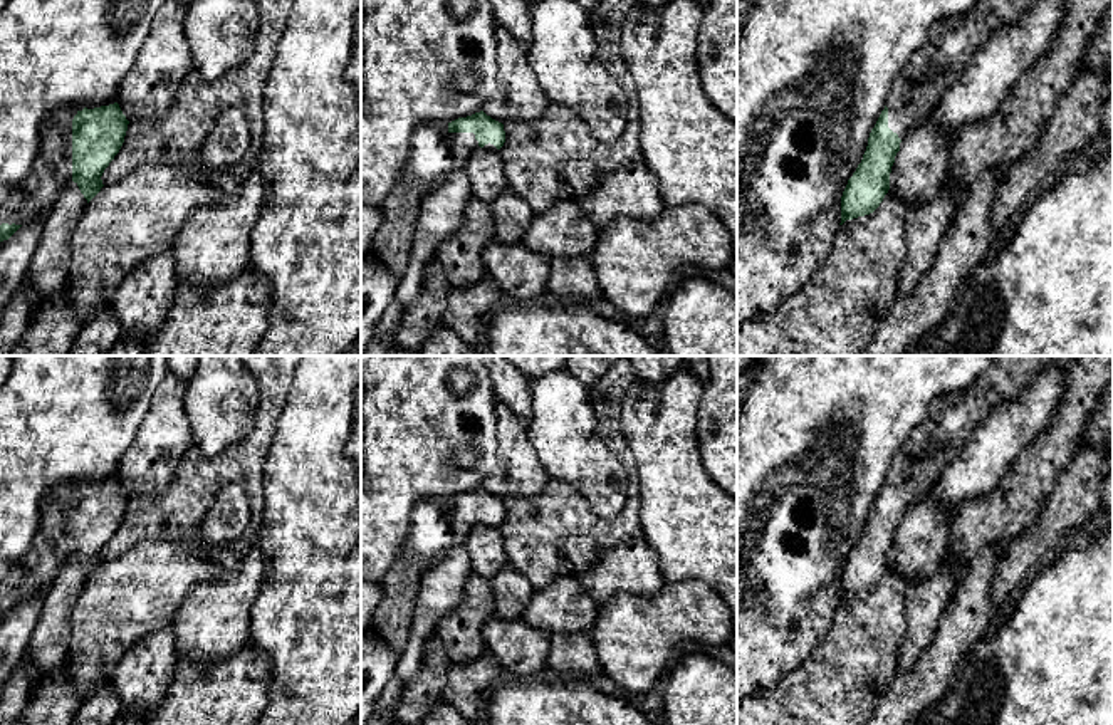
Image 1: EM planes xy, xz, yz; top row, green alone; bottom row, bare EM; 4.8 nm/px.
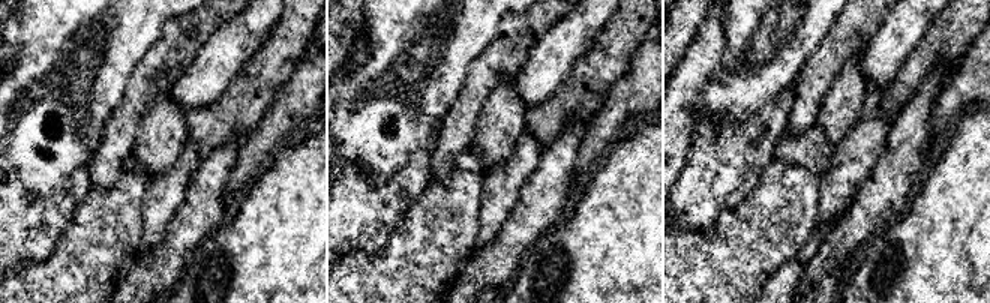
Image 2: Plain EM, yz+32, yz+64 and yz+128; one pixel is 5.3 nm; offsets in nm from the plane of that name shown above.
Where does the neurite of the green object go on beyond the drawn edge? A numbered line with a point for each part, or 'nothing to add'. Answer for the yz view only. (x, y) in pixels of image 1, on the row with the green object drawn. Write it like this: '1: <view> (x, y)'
1: yz (905, 94)

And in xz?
1: xz (462, 143)

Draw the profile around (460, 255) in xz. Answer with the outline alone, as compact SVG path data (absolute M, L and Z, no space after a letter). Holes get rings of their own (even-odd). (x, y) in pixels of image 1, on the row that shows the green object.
M472 198L462 228L436 248L435 258L452 287L472 285L487 274L482 253L492 240L495 240L495 225L489 203Z

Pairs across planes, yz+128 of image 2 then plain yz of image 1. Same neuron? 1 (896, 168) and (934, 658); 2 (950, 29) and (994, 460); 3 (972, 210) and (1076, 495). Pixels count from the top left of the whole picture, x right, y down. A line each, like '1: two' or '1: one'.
1: one
2: two
3: two

